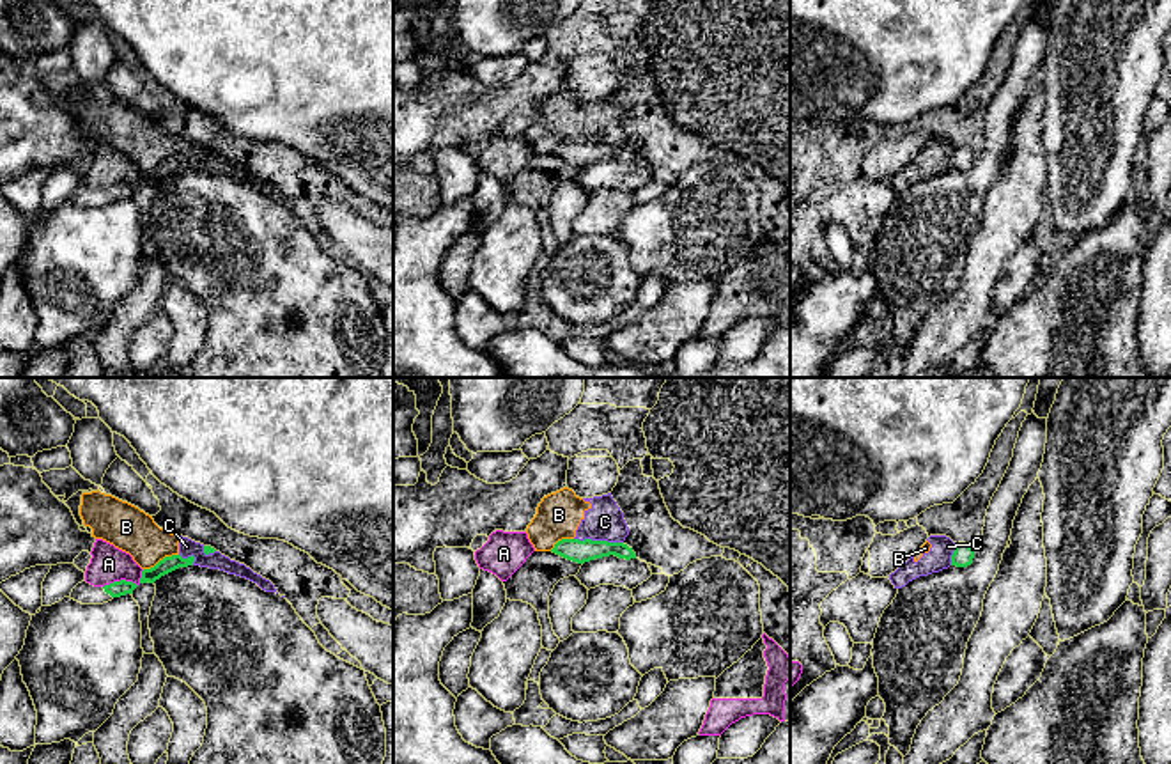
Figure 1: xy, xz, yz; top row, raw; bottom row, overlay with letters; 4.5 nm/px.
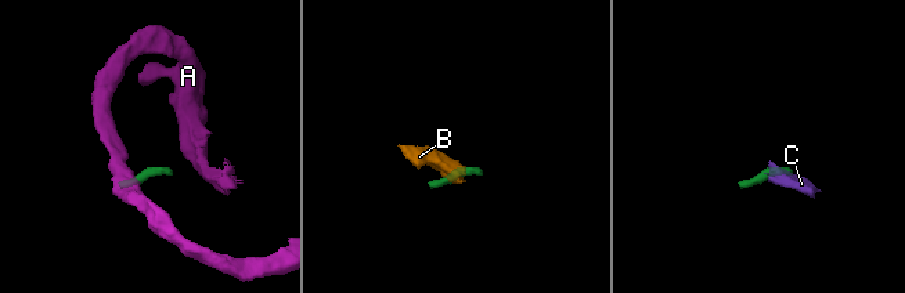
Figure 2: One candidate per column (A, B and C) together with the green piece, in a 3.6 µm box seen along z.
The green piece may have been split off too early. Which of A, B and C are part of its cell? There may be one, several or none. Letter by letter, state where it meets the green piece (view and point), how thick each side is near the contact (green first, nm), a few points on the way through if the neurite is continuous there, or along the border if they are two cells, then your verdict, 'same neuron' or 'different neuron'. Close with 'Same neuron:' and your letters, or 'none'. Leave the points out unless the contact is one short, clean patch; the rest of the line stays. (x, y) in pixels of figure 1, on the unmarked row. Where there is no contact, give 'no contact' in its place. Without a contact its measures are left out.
A: xy (126, 185) | 70/170 nm | along xy (144, 172), (137, 187), (114, 183), (103, 190) | different neuron
B: xy (160, 163) | 70/200 nm | along xy (178, 156), (165, 158), (144, 172) | different neuron
C: xz (599, 144) | 100/180 nm | along xz (574, 140), (622, 146) | different neuron
Same neuron: none

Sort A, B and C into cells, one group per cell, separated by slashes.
A / B C

